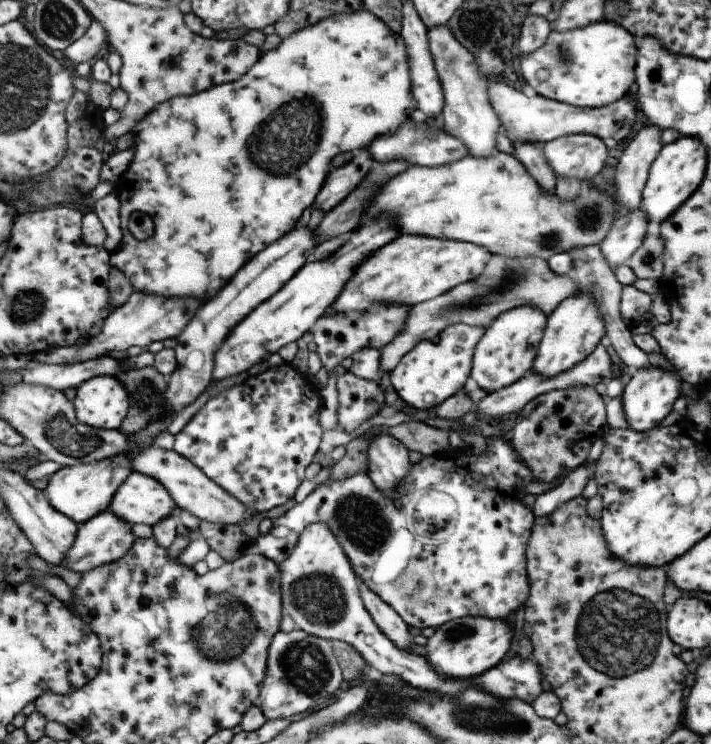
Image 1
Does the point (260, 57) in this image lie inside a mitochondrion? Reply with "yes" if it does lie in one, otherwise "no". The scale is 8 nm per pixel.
no

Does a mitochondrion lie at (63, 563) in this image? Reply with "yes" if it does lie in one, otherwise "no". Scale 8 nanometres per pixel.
no

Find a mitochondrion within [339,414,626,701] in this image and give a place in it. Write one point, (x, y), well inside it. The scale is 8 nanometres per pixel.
(461, 633)

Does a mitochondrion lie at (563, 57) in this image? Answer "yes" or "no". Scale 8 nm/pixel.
yes

